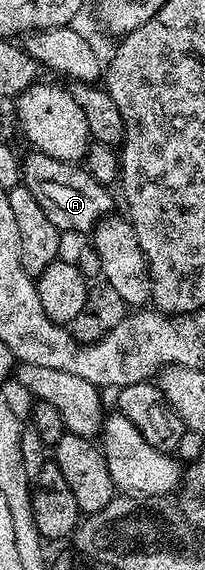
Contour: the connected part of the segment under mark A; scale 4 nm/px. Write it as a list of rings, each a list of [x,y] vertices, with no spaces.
[[[33,150],[22,159],[22,183],[34,193],[38,205],[46,209],[46,217],[62,233],[68,231],[91,232],[101,219],[111,216],[112,195],[107,186],[98,182],[83,166],[46,157],[46,153]]]

